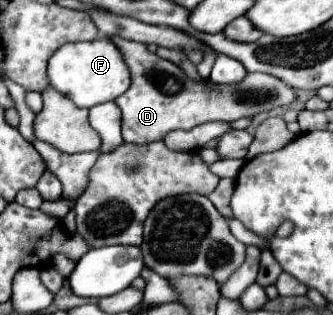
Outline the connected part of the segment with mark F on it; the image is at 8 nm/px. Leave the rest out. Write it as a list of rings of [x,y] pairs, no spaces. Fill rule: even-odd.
[[[99,38],[93,42],[71,42],[61,46],[51,56],[47,74],[49,74],[51,86],[63,92],[65,96],[71,96],[71,100],[75,100],[75,104],[79,104],[81,108],[115,100],[131,86],[131,74],[123,60],[123,54],[107,38]]]

